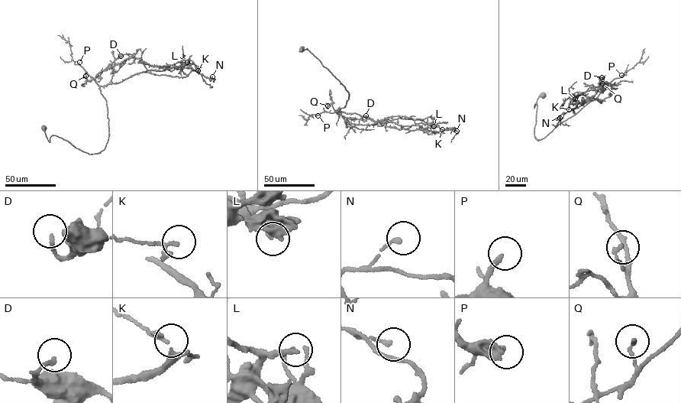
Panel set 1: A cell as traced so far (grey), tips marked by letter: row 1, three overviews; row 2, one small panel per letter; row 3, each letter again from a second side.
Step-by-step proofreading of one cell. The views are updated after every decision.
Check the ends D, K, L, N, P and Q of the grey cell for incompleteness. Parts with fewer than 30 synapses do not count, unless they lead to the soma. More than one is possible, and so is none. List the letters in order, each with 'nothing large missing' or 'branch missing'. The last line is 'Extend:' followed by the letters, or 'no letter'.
D: nothing large missing
K: nothing large missing
L: nothing large missing
N: nothing large missing
P: branch missing
Q: nothing large missing
Extend: P

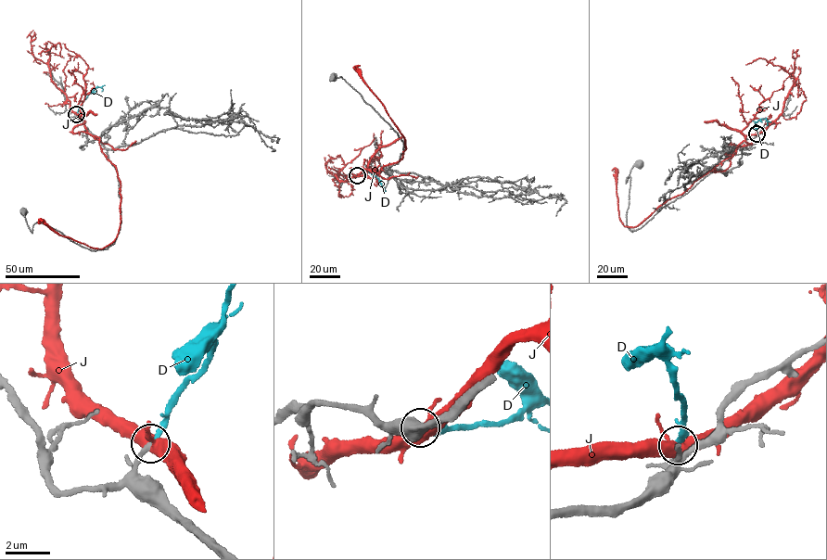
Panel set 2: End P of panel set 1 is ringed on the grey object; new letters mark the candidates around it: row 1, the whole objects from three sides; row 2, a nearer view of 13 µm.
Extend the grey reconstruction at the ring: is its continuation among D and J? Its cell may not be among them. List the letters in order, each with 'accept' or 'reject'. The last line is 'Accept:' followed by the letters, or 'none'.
D: accept
J: reject
Accept: D

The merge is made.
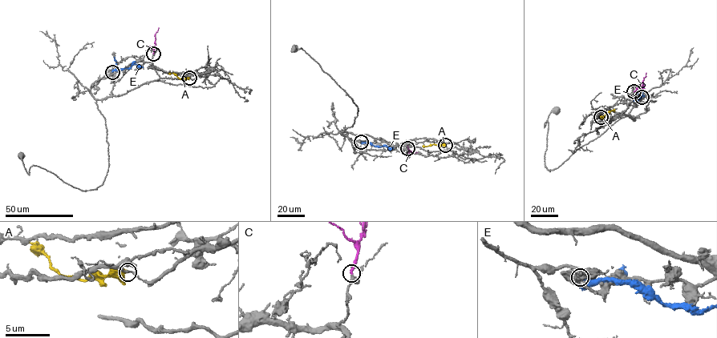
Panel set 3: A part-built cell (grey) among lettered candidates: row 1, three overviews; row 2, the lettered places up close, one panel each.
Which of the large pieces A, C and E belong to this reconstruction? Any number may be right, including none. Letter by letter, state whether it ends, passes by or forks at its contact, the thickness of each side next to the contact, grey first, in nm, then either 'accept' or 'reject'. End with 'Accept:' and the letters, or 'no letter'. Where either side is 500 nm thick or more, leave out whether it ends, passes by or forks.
A: it ends there; 170 nm thick on the grey side, 480 nm on the other; reject
C: it ends there; 240 nm thick on the grey side, 200 nm on the other; accept
E: 600 nm thick on the grey side, 400 nm on the other; reject
Accept: C

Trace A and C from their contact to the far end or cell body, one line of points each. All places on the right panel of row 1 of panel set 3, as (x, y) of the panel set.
A: (600, 117), (614, 110)
C: (633, 91), (642, 87), (646, 73)

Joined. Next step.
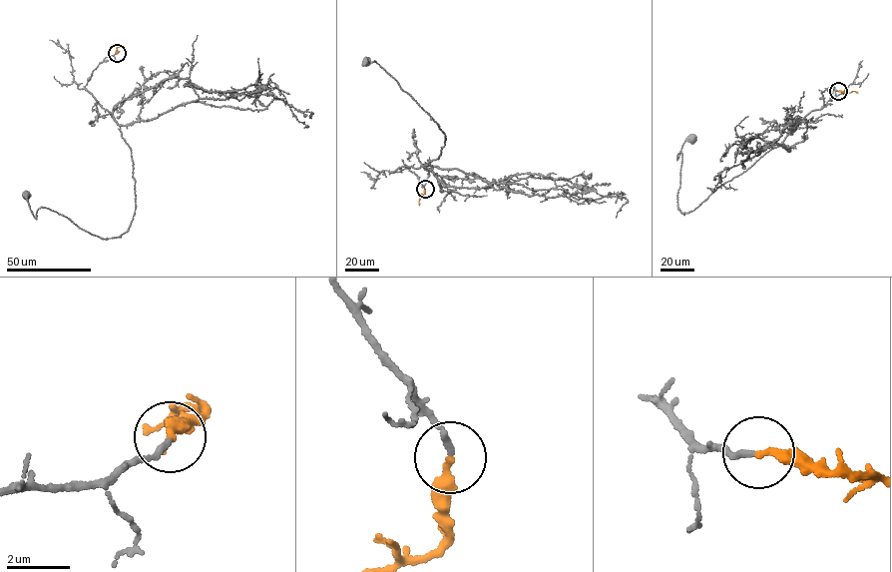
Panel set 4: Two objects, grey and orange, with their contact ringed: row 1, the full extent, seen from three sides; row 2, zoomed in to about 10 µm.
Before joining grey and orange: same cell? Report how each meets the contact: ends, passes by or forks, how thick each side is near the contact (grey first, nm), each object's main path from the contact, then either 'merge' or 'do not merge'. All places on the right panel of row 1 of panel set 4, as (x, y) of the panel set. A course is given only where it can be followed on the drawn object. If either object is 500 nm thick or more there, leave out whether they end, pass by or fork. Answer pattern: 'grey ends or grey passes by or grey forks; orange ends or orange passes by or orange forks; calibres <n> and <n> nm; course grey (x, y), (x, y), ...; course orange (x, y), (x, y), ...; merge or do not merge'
grey ends; orange ends; calibres 190 and 260 nm; course grey (838, 91), (825, 90), (823, 106), (783, 142), (682, 213), (677, 155), (691, 139); course orange (838, 91), (857, 93); merge

